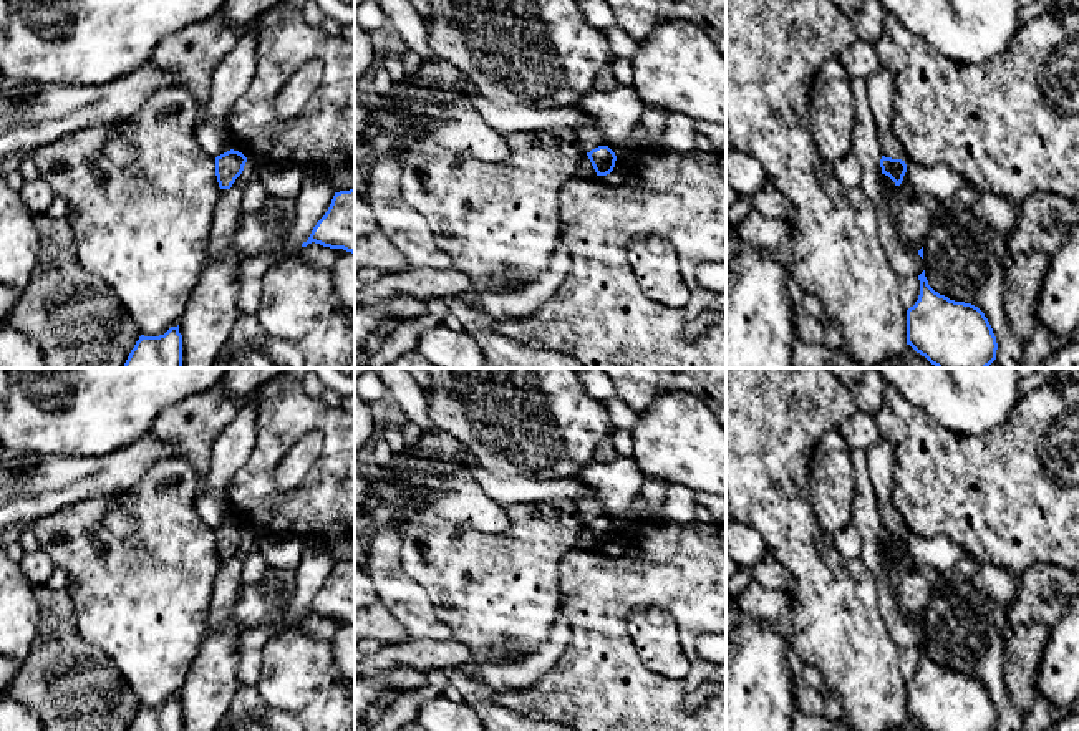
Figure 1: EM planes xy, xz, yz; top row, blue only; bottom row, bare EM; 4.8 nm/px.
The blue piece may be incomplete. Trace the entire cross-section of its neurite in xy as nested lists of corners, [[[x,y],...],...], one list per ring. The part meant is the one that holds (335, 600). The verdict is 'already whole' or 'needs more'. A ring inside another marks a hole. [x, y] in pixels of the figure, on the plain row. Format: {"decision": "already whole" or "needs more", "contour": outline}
{"decision": "already whole", "contour": [[[355,560],[335,564],[328,582],[302,618],[312,613],[355,625]]]}

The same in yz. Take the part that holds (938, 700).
{"decision": "already whole", "contour": [[[925,641],[918,651],[918,671],[907,681],[907,716],[927,731],[996,731],[998,714],[985,685],[971,675],[955,673],[935,663]]]}

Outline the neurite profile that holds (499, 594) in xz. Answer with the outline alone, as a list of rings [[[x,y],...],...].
[[[569,497],[522,502],[510,506],[509,512],[510,525],[501,534],[482,534],[429,511],[409,512],[401,530],[403,570],[426,588],[436,617],[452,630],[454,640],[469,648],[479,665],[522,663],[547,641],[550,627],[560,613],[559,564],[580,547],[583,520],[575,501]]]

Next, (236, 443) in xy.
[[[255,398],[229,423],[212,446],[206,489],[196,501],[196,511],[206,525],[217,529],[232,520],[232,506],[225,486],[255,448]]]

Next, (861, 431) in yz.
[[[859,409],[839,428],[839,431],[850,451],[867,451],[880,439],[875,418]]]

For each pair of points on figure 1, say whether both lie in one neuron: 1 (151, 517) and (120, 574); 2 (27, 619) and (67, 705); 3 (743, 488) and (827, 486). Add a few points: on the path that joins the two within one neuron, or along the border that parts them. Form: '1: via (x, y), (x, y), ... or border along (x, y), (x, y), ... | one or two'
1: via (151, 534), (151, 551), (136, 566) | one
2: border along (35, 597), (38, 604), (38, 634), (17, 672) | two
3: border along (814, 448), (809, 458), (809, 496), (819, 524) | two

